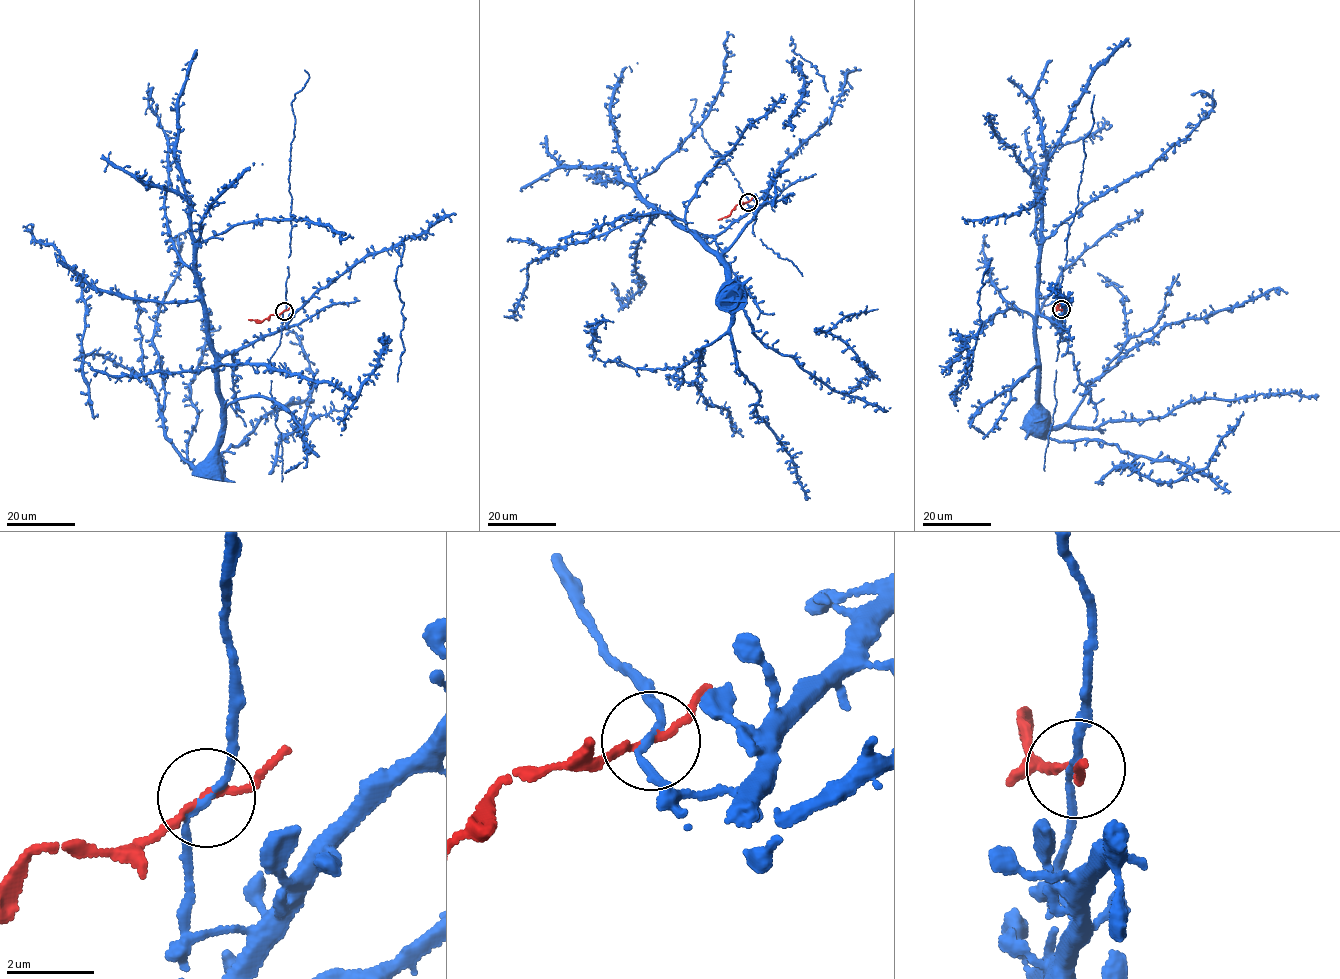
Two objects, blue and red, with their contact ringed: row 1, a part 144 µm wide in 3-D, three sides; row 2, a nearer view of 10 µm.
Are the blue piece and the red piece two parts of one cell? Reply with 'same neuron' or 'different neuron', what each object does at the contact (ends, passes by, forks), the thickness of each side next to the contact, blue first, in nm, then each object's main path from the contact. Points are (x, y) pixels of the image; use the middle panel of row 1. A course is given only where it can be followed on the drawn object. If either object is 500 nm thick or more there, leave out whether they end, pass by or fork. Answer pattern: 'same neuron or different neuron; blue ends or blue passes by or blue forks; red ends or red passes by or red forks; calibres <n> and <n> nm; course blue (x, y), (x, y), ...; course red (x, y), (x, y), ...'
different neuron; blue passes by; red passes by; calibres 150 and 150 nm; course blue (748, 202), (750, 211), (731, 222), (723, 231), (705, 236), (696, 233), (725, 269), (731, 280), (731, 294); course red (748, 202), (735, 205), (729, 214), (717, 220)

